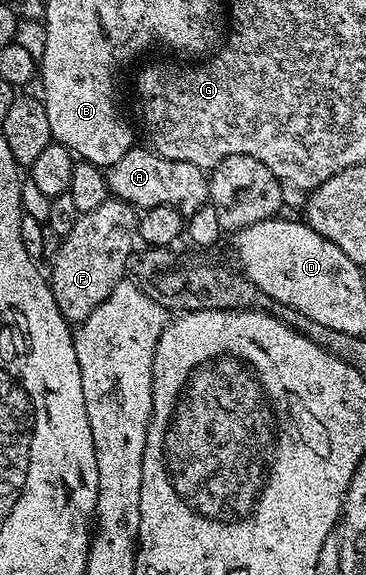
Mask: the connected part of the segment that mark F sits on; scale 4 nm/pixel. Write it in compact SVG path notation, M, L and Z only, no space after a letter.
M109 196L102 207L79 214L69 233L59 238L60 246L52 257L50 284L54 303L58 303L58 311L69 323L88 318L108 298L110 291L125 280L138 245L139 228L140 213L136 206Z

